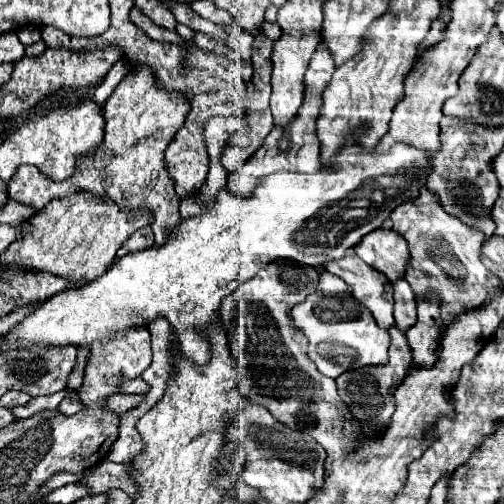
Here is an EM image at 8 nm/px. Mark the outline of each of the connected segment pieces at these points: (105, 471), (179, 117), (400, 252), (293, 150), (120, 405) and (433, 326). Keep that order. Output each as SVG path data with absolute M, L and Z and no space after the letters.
M106 459L92 468L92 472L82 480L82 484L90 488L90 494L100 494L110 488L118 488L130 498L136 498L140 486L129 476L129 471L129 463L118 464Z
M146 64L134 66L104 104L106 126L98 150L76 158L76 170L64 182L48 180L36 166L20 166L8 182L10 198L18 202L24 200L24 204L40 211L53 198L64 198L76 190L88 190L96 196L112 198L120 208L150 208L154 214L150 228L154 230L156 244L164 244L172 228L180 222L180 196L168 174L164 152L182 128L188 112L190 102L184 94L162 90Z
M378 228L364 236L354 250L366 264L380 270L390 282L404 278L404 270L410 260L408 242L394 230Z
M320 44L310 60L310 66L304 74L304 102L298 110L298 114L292 118L288 126L274 126L272 132L264 138L264 144L250 156L250 160L236 170L234 174L228 176L228 188L238 194L238 196L248 196L254 188L260 176L272 174L276 170L290 170L290 172L304 172L304 174L314 174L316 170L322 168L320 162L320 140L316 136L316 120L320 116L320 102L322 102L322 92L326 84L330 82L336 66L332 62L330 50Z
M116 394L114 398L108 400L108 406L112 408L114 414L124 414L124 410L128 410L128 406L132 406L132 402L138 402L138 396L130 396L130 394Z
M418 302L418 322L406 330L408 346L412 350L410 370L436 364L436 334L440 334L440 310L430 302Z

